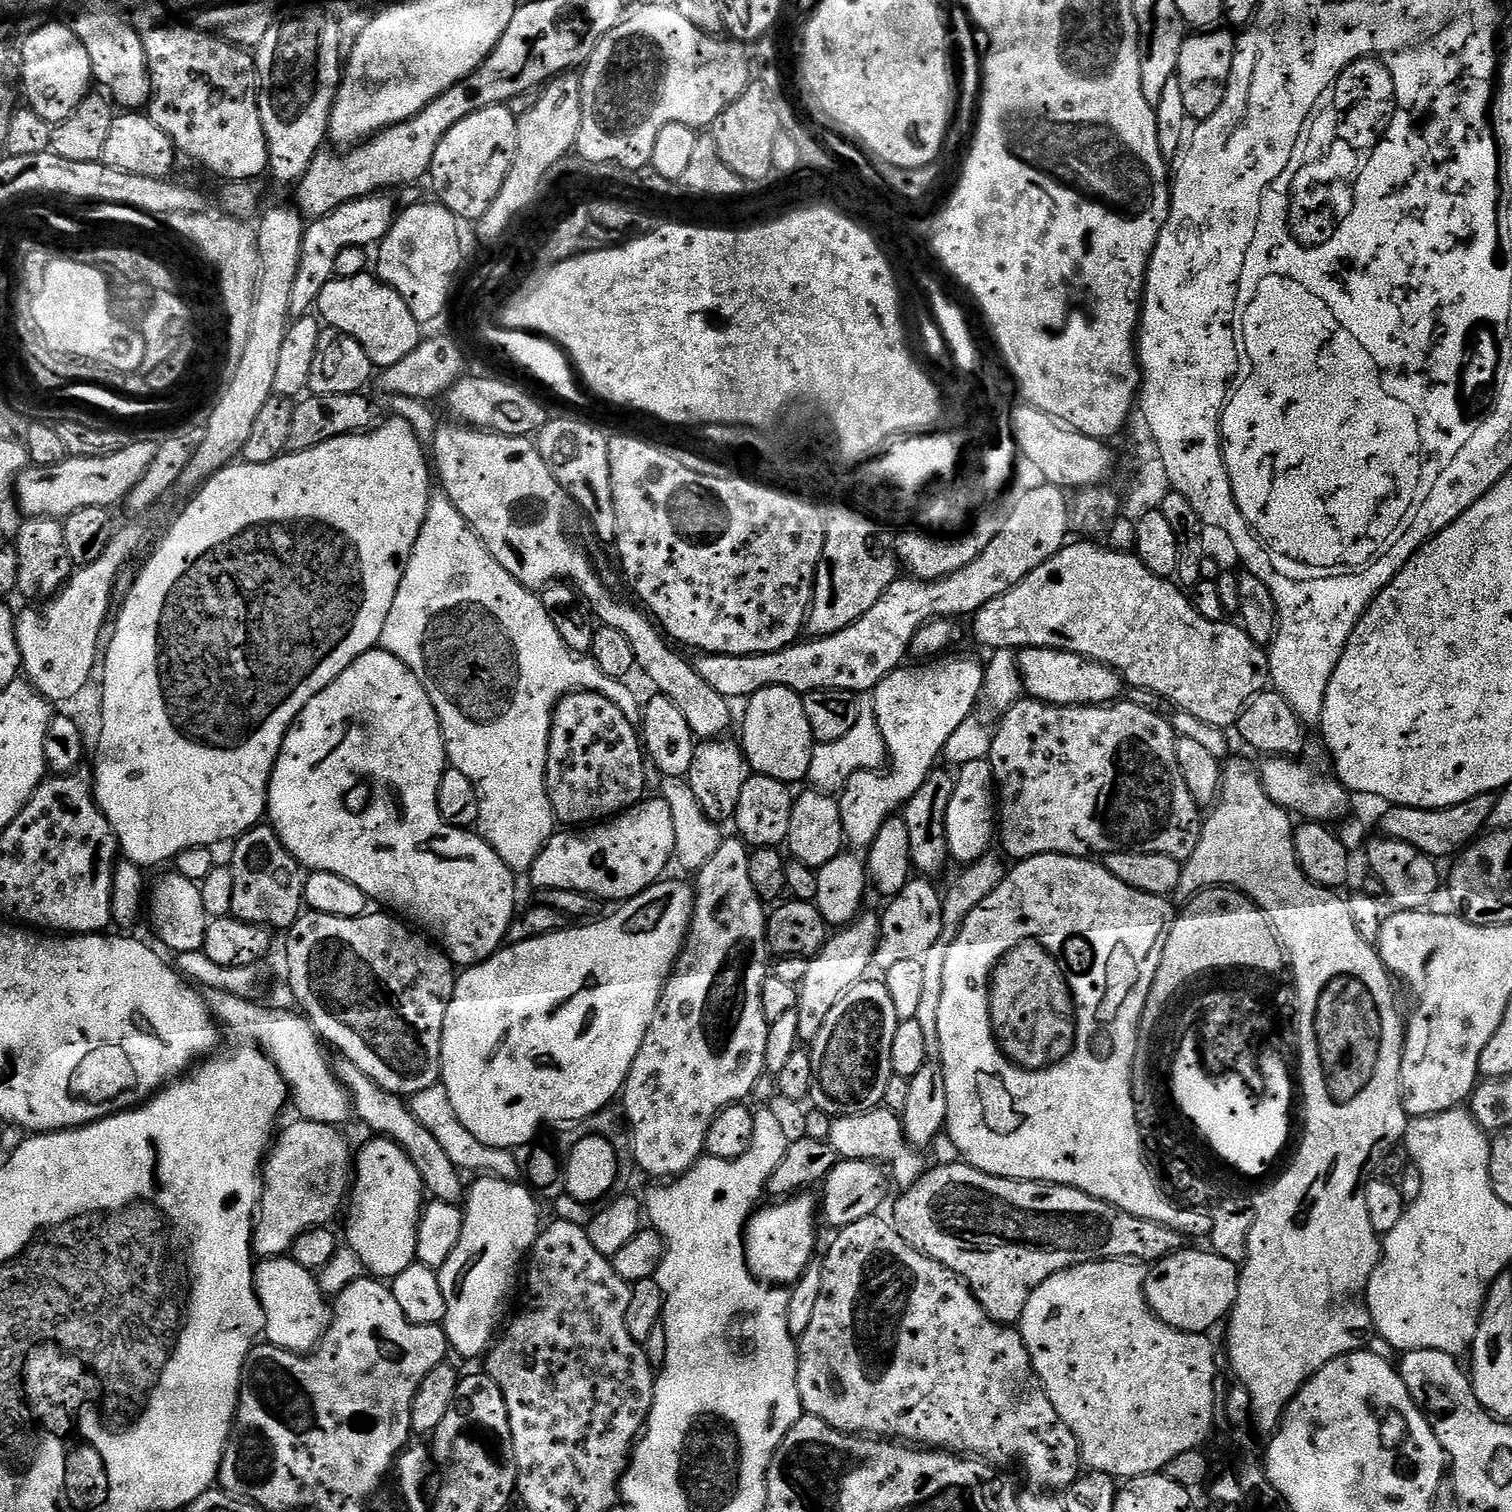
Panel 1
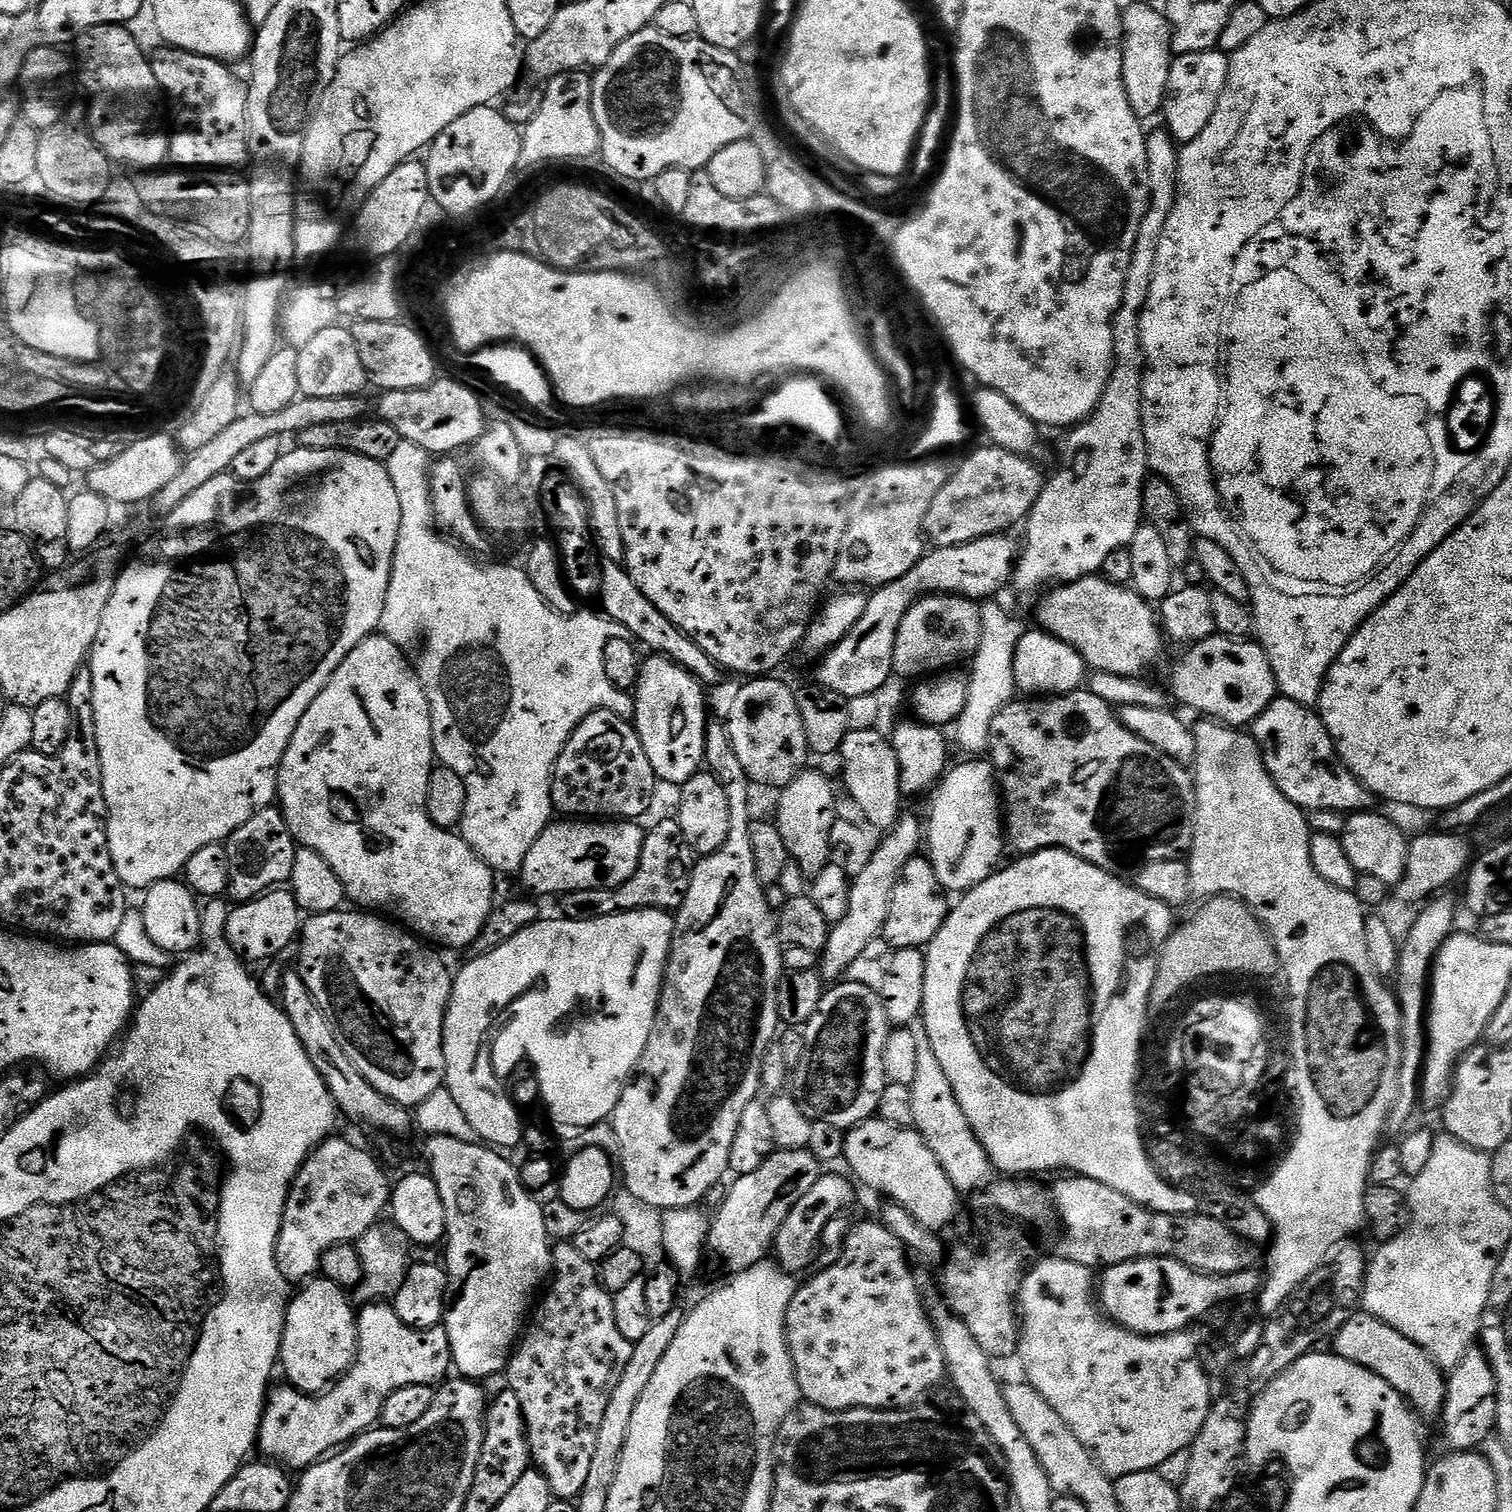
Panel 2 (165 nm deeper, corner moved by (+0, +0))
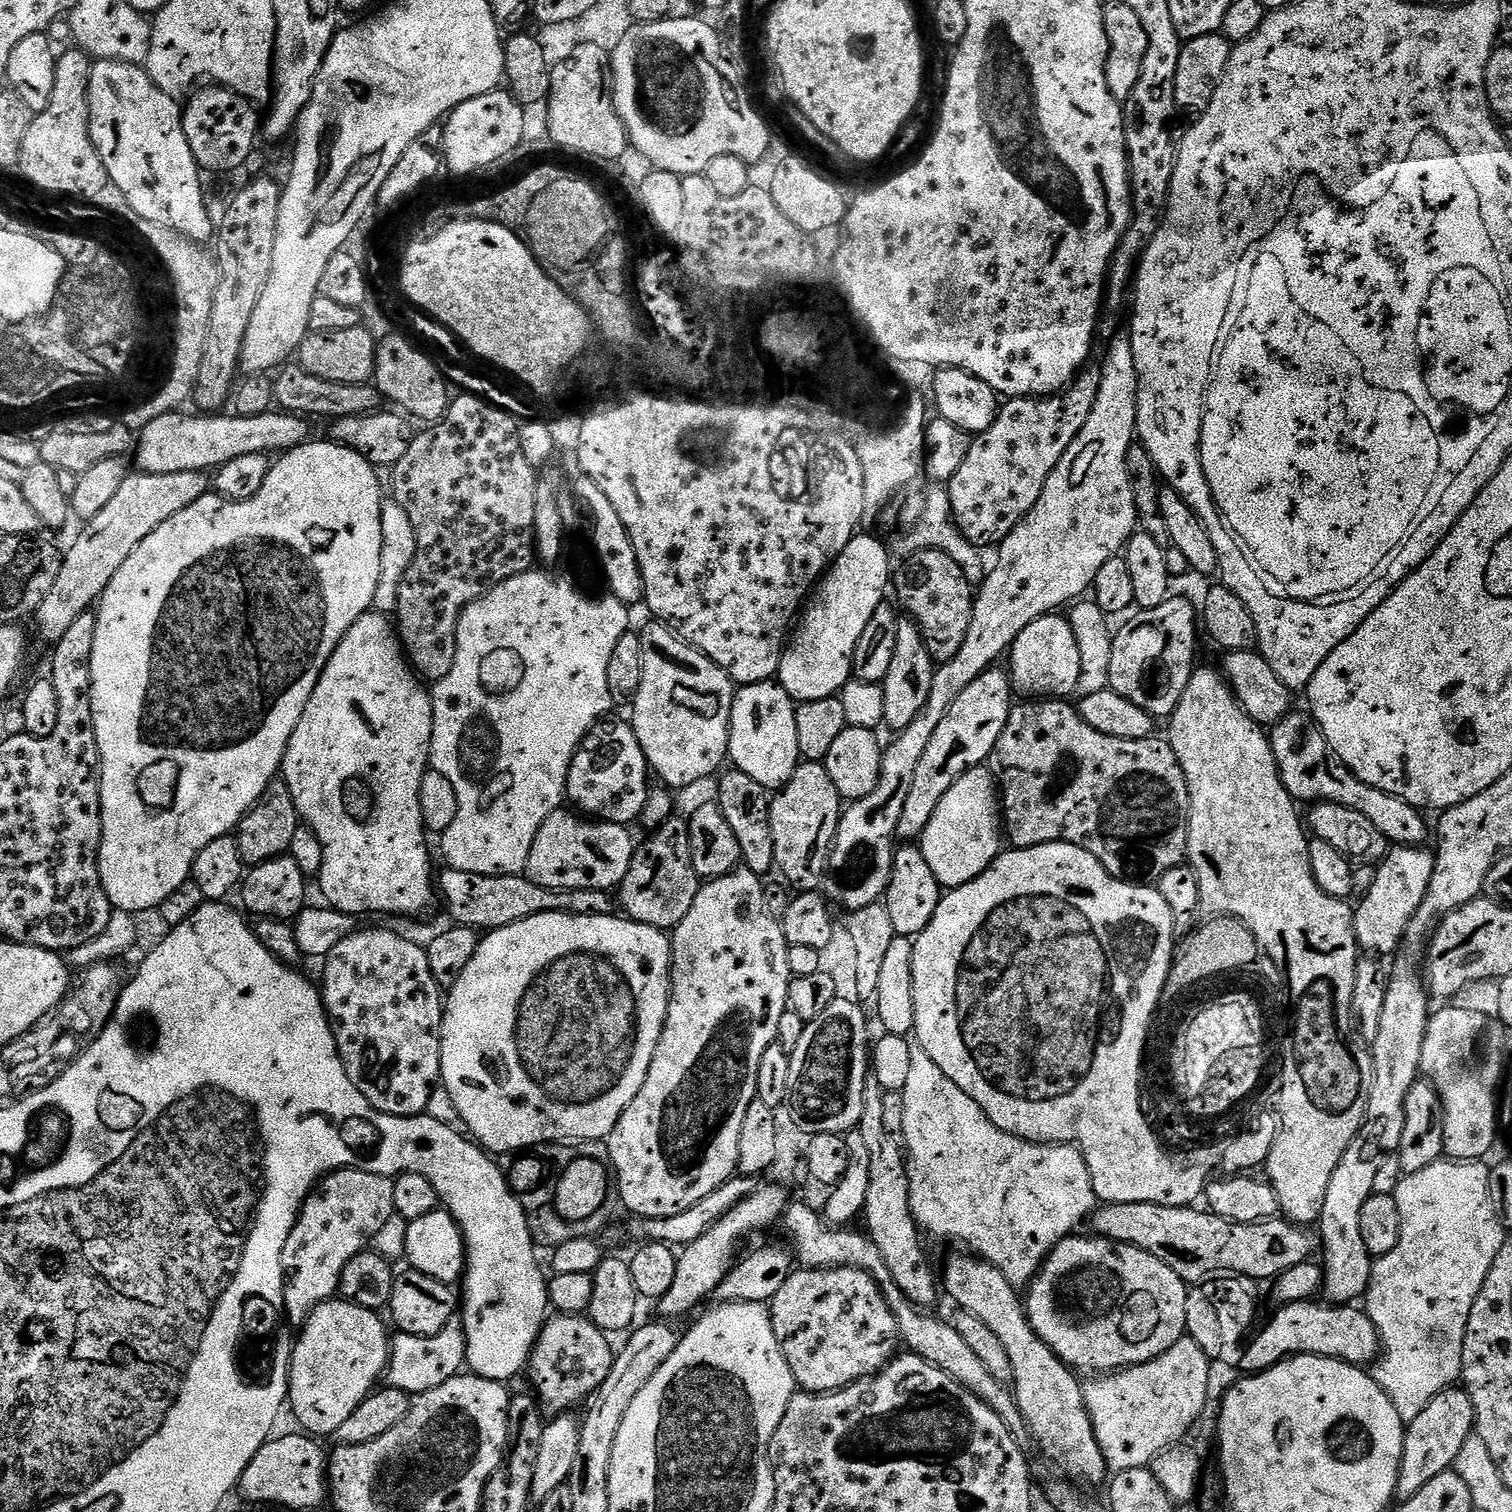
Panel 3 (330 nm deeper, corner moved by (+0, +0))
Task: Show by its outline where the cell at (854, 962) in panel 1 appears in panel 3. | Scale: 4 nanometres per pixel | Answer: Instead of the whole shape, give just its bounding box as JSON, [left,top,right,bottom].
[896,670,1014,842]

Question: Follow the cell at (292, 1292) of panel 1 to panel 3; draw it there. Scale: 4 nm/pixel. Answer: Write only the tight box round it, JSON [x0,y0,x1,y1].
[287,1298,390,1437]

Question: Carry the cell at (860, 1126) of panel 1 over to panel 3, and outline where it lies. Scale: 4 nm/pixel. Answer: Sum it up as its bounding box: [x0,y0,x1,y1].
[942,1254,1110,1485]

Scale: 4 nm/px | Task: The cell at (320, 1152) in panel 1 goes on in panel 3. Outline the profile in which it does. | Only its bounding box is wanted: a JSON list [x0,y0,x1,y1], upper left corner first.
[282,1168,395,1325]

